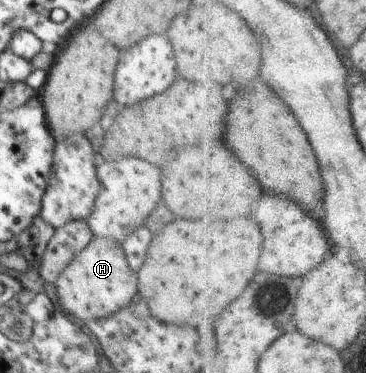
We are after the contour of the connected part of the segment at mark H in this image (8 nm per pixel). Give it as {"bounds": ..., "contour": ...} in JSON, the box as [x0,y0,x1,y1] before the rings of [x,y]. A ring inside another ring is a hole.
{"bounds":[55,235,138,326],"contour":[[[93,235],[89,246],[69,262],[55,284],[59,304],[73,320],[83,326],[88,319],[101,320],[115,314],[117,310],[127,308],[137,292],[138,273],[131,270],[121,246],[113,239]]]}

